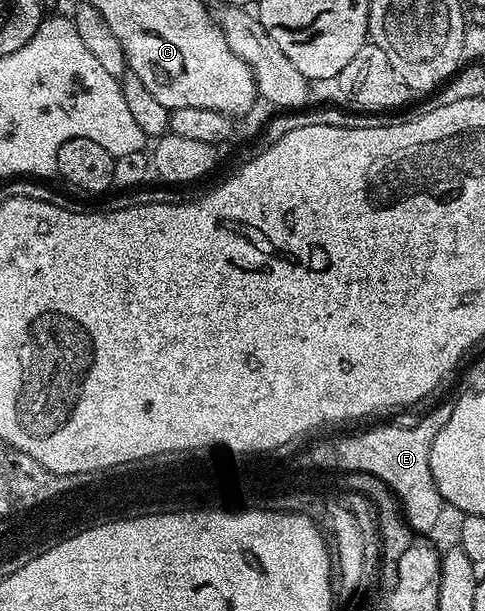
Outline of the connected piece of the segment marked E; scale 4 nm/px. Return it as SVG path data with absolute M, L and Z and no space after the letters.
M445 402L437 405L428 416L421 417L412 428L387 424L384 428L371 428L356 436L347 436L336 443L338 467L347 472L364 472L367 476L376 476L381 483L388 484L403 503L408 526L415 532L431 532L438 526L445 505L429 470L429 450L441 426L449 422L450 413L451 404Z

